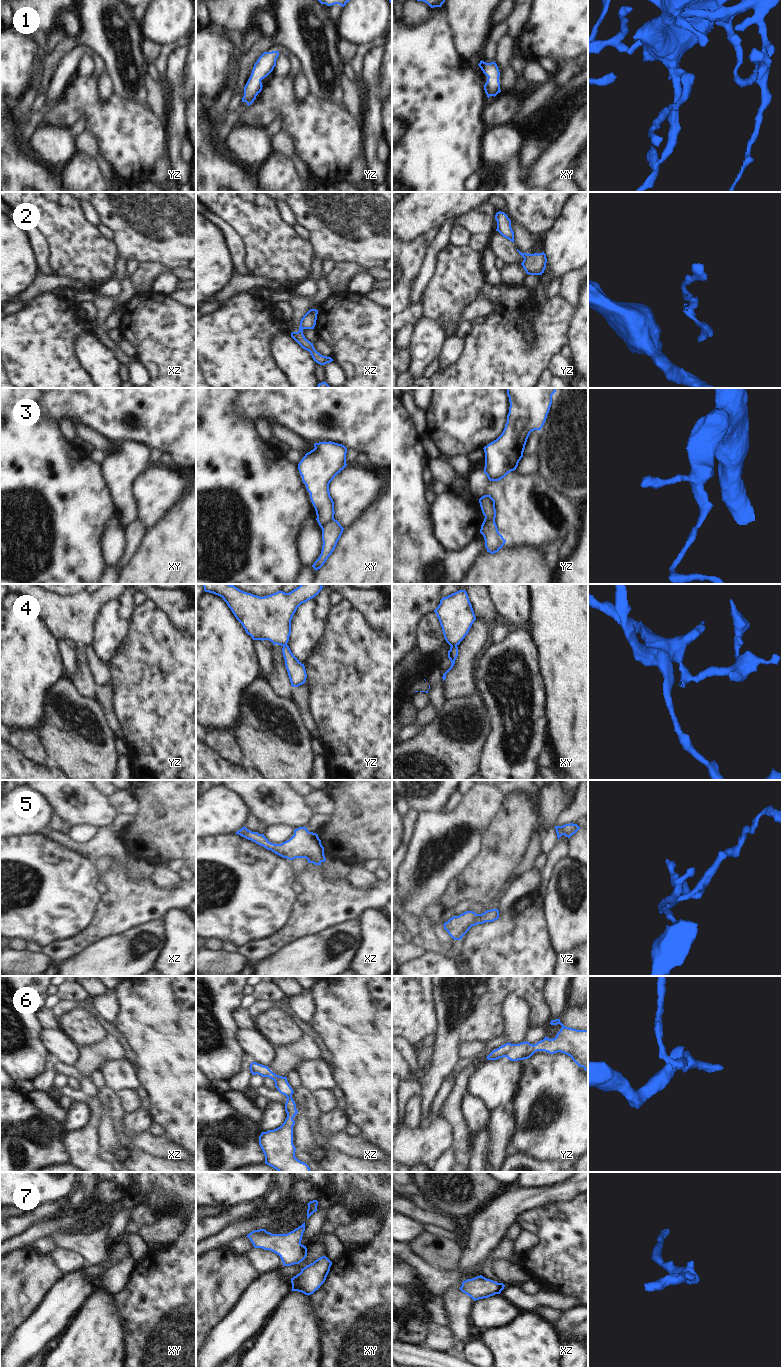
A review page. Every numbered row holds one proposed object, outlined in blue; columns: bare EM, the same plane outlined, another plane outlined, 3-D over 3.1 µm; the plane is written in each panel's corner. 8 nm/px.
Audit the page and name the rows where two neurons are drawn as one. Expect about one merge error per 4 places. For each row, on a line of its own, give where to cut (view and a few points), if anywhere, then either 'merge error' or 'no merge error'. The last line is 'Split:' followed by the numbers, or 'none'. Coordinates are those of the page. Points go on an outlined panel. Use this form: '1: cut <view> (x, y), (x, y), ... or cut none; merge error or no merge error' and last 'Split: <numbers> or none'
1: cut none; no merge error
2: cut xz (300, 326), (302, 329); merge error
3: cut xy (333, 518), (320, 526); merge error
4: cut xy (451, 645), (456, 646); merge error
5: cut none; no merge error
6: cut none; no merge error
7: cut none; no merge error
Split: 2, 3, 4

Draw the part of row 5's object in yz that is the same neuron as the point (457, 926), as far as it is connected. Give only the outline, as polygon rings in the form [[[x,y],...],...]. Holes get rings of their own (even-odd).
[[[491,909],[482,914],[476,914],[473,911],[466,911],[459,916],[453,916],[445,922],[444,929],[454,940],[461,940],[472,926],[493,922],[499,918],[499,910]]]

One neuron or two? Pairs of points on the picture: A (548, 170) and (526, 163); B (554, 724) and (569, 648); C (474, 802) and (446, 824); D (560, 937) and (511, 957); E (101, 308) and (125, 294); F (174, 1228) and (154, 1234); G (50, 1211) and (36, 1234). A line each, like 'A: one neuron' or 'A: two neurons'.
A: two neurons
B: one neuron
C: one neuron
D: two neurons
E: one neuron
F: one neuron
G: two neurons

